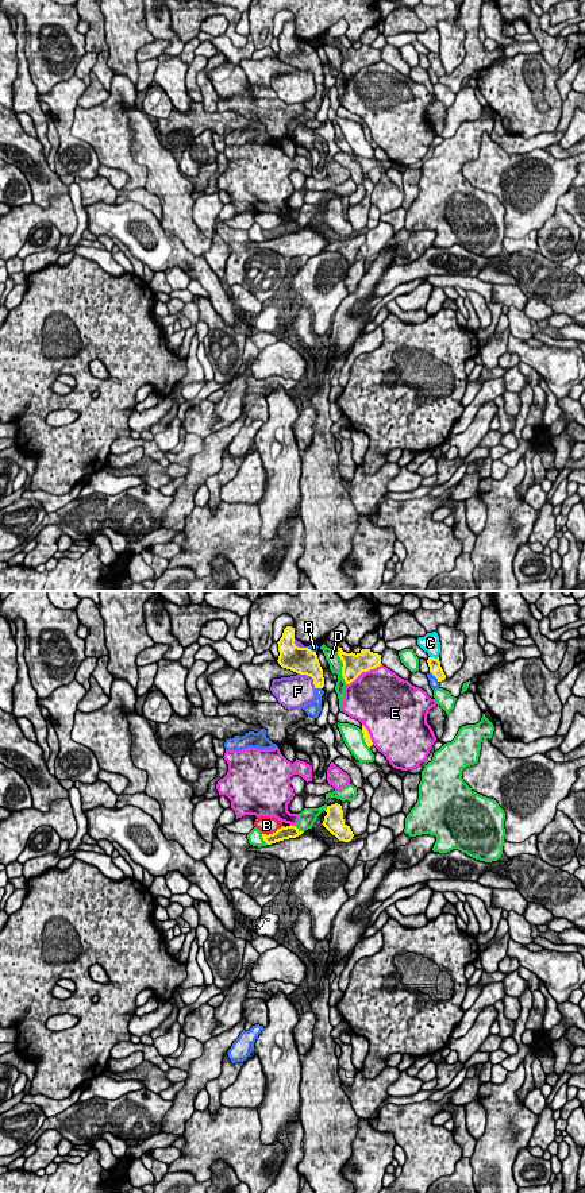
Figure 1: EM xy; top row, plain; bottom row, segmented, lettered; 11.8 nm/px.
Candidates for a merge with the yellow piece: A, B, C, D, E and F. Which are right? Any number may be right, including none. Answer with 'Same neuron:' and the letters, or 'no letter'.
Same neuron: no letter

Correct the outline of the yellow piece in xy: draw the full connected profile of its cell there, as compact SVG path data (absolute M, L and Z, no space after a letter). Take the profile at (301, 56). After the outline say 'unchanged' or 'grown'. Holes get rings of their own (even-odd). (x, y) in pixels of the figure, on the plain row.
M286 22L278 39L278 59L300 70L313 74L315 84L324 82L323 65L316 47L308 43L299 43L295 39L295 23Z | unchanged

